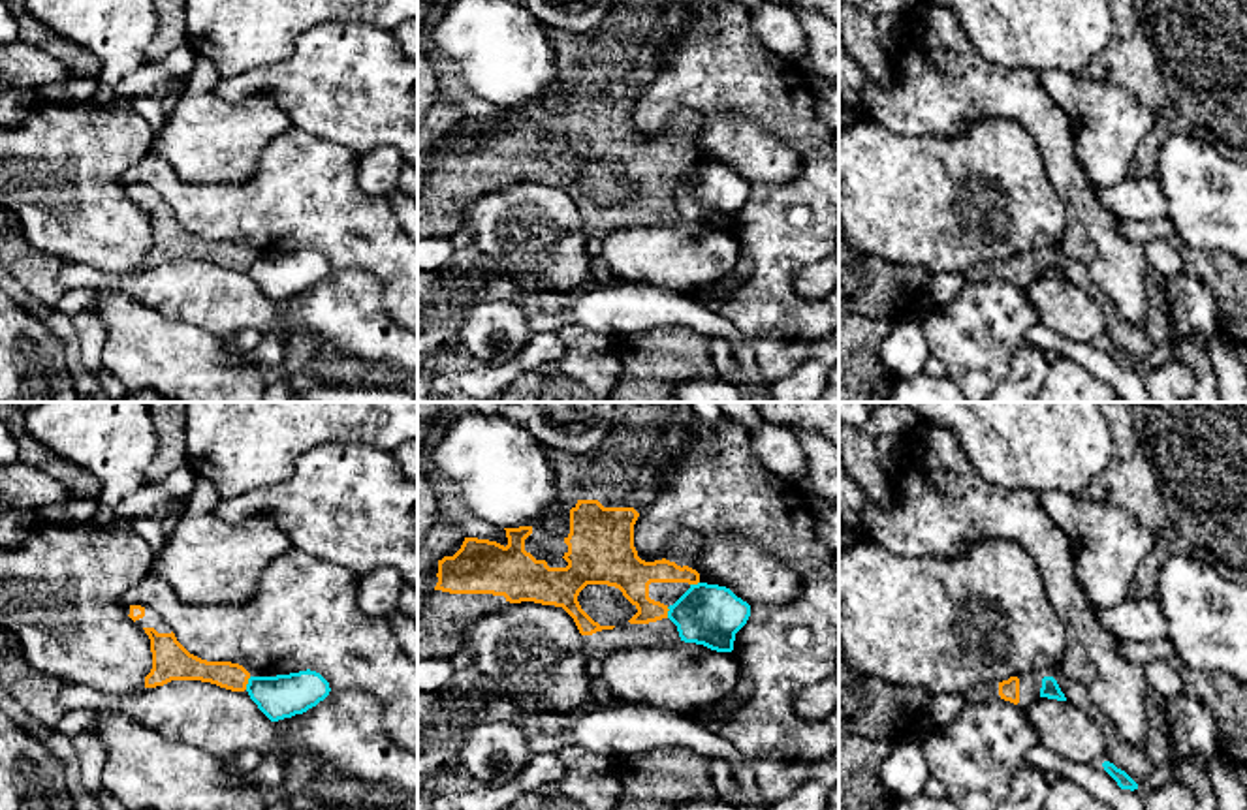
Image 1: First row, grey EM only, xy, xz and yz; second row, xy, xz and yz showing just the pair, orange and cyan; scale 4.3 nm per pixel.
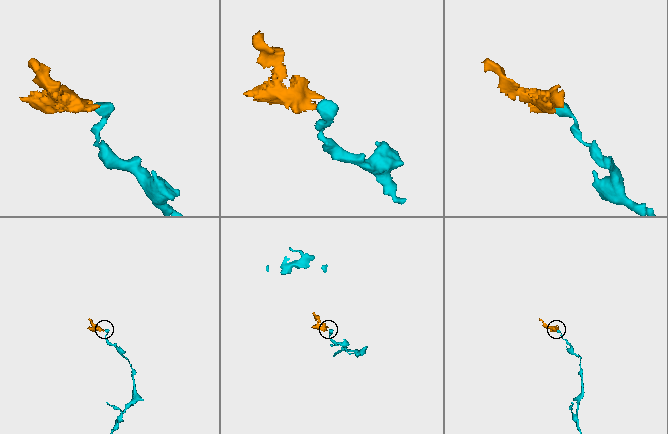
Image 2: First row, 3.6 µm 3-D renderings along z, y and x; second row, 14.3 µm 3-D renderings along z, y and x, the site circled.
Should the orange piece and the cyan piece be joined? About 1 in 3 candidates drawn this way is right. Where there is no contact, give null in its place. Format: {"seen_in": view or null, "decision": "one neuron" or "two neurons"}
{"seen_in": "xy", "decision": "two neurons"}

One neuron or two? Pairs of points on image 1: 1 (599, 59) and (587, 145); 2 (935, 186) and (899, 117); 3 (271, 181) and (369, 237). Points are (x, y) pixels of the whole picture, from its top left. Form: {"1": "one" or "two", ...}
{"1": "one", "2": "two", "3": "one"}

